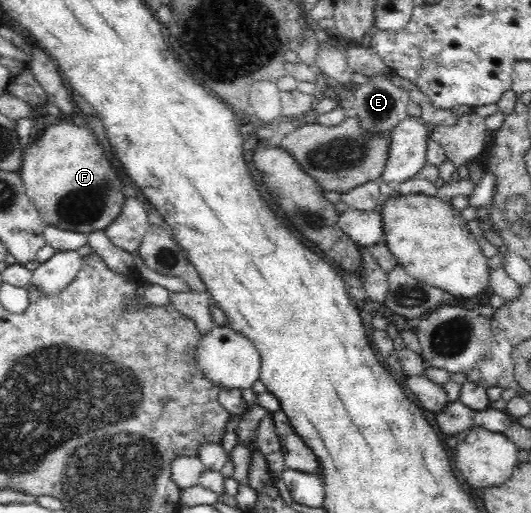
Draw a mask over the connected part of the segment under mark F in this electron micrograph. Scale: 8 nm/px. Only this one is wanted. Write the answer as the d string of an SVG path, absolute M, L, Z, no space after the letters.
M61 117L59 121L49 125L43 134L32 144L23 150L21 168L19 173L23 180L23 186L39 211L40 219L45 225L52 225L64 231L75 231L76 233L92 233L92 231L105 230L121 212L123 201L122 180L116 177L112 171L108 159L104 157L102 147L98 145L92 131L70 125Z

